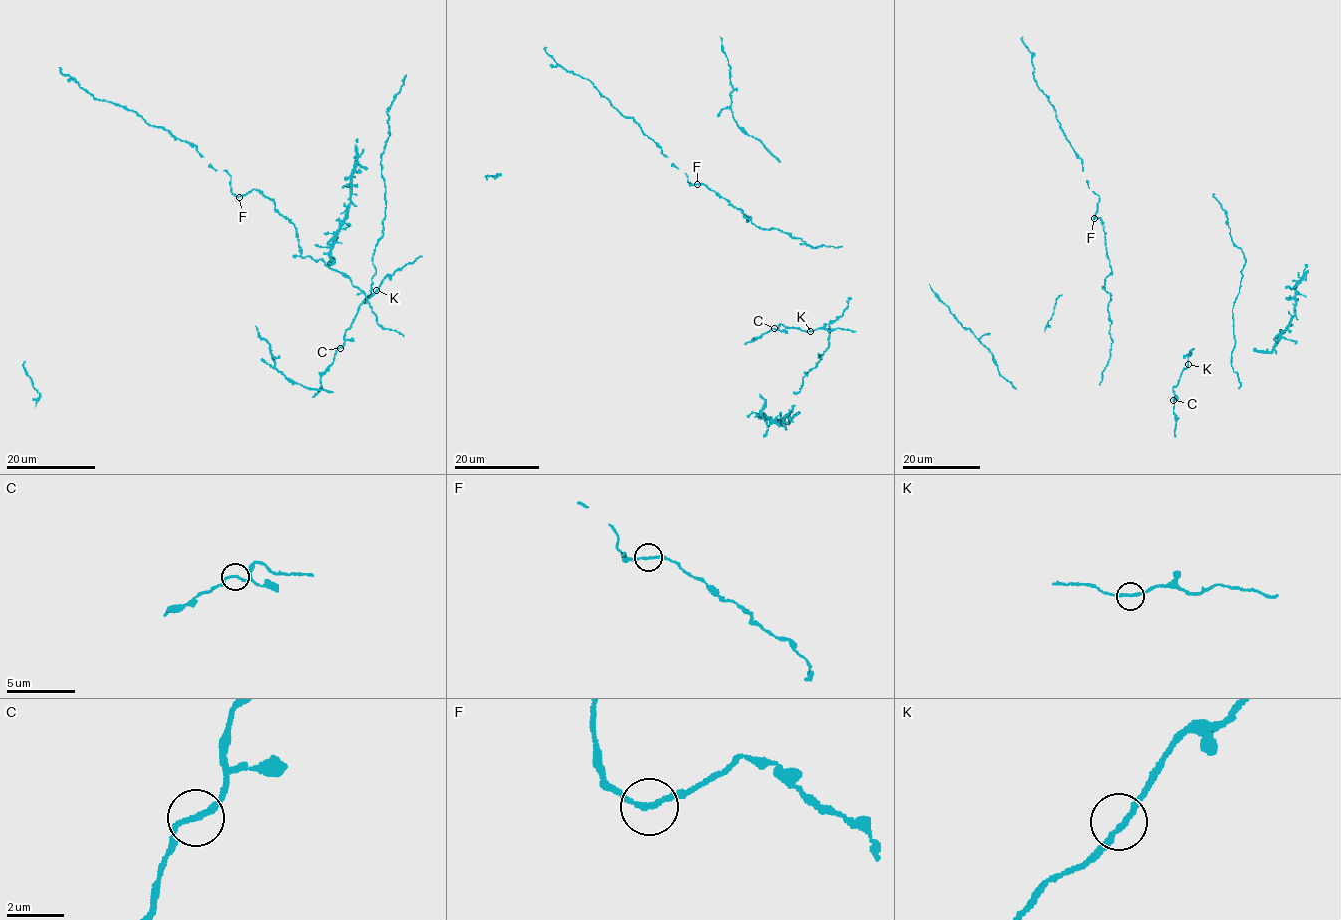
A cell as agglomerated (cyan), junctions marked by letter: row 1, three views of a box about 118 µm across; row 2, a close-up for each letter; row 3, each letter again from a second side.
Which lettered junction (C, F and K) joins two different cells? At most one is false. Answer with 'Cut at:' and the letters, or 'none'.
Cut at: none

